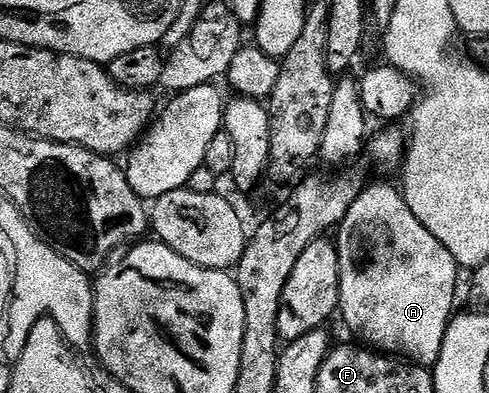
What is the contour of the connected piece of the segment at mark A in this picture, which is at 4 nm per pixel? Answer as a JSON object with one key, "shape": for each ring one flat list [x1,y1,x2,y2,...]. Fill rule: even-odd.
{"shape":[[372,185,361,193,338,226,340,251,339,316,361,337,365,346,403,359,413,365,434,367,442,355,442,343,448,323,454,316,456,280,461,270,454,255,418,223,406,203,403,192,392,185]]}

